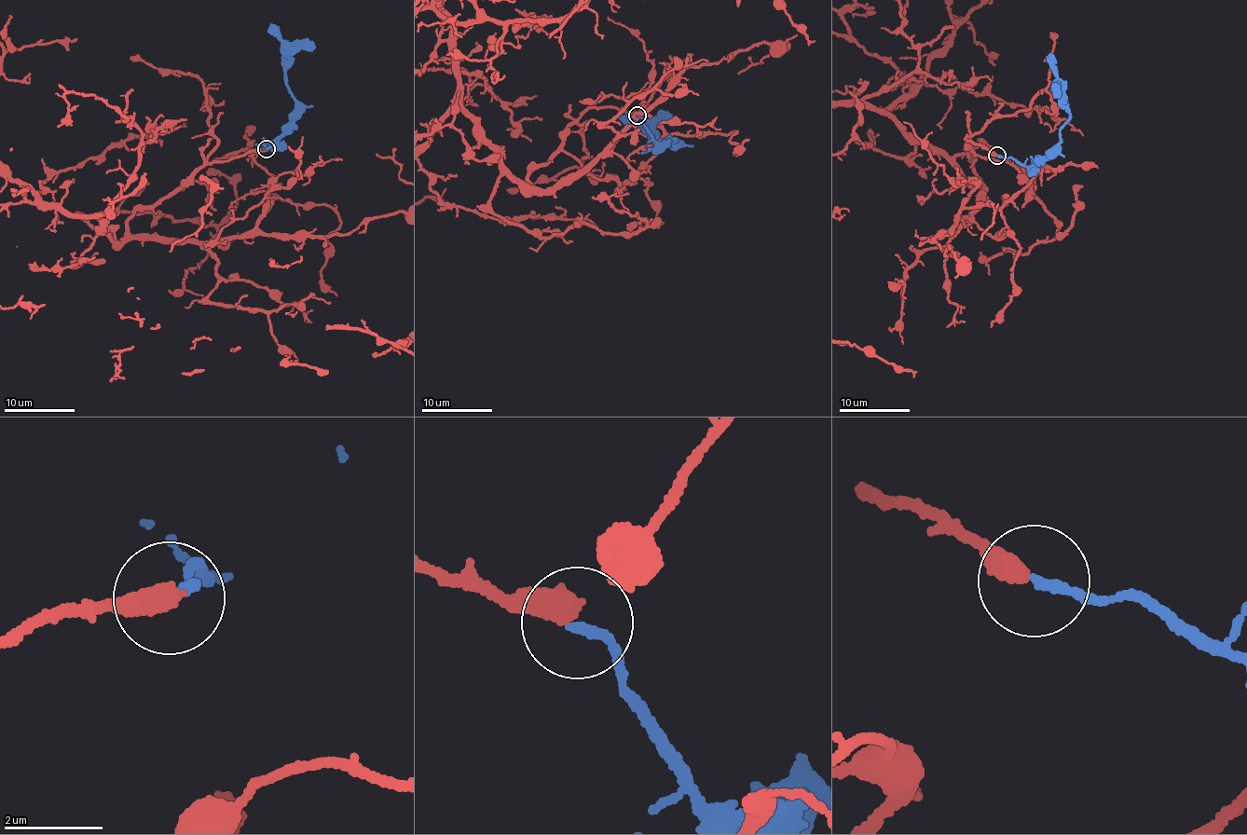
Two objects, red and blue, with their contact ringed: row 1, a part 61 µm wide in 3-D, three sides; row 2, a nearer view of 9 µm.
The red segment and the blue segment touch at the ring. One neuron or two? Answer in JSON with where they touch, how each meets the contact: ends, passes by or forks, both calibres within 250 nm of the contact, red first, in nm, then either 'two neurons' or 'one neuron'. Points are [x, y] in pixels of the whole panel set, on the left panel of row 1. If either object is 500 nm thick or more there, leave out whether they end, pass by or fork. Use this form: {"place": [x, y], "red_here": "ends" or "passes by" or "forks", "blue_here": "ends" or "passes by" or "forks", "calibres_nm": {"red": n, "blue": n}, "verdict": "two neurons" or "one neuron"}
{"place": [267, 148], "red_here": "ends", "blue_here": "ends", "calibres_nm": {"red": 480, "blue": 200}, "verdict": "one neuron"}

